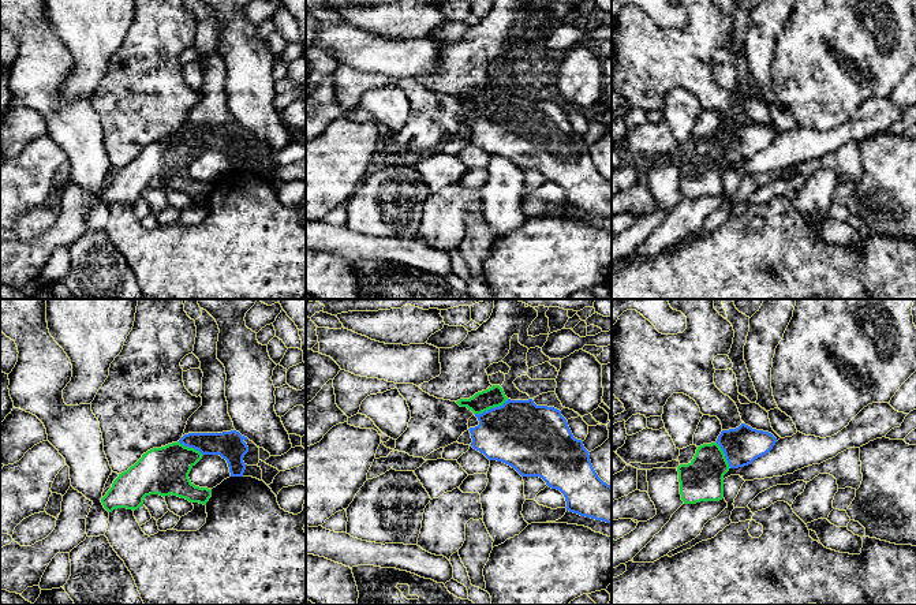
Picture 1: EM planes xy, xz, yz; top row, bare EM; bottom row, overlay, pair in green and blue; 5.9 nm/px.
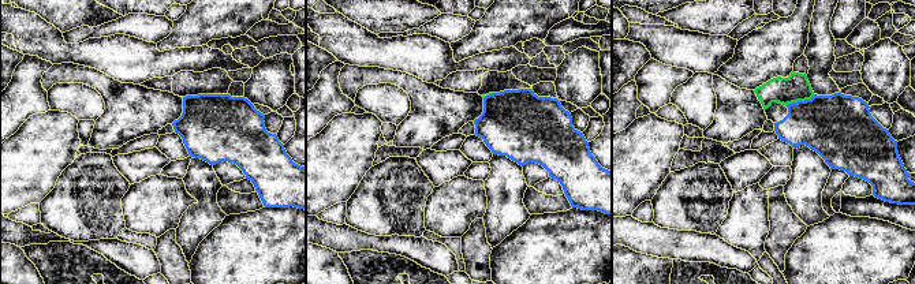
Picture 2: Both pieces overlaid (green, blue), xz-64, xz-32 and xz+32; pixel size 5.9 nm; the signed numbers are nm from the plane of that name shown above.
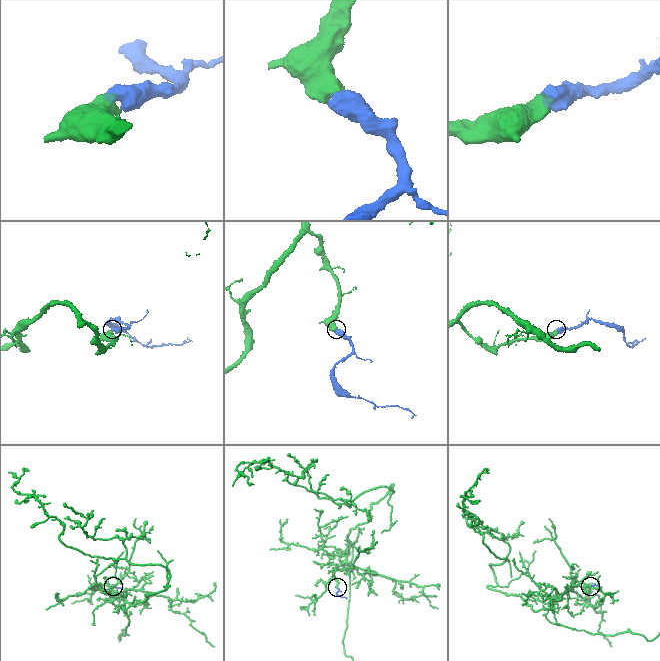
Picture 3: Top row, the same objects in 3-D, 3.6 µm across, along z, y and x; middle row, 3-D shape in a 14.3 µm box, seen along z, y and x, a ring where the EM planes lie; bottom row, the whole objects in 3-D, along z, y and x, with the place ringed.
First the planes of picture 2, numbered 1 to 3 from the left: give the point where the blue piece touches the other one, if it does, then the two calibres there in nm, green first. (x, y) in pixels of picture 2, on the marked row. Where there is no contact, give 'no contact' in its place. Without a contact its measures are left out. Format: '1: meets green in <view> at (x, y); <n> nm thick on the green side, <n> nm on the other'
1: no contact
2: meets green in xz-32 at (488, 94); 20 nm thick on the green side, 400 nm on the other
3: meets green in xz+32 at (799, 100); 160 nm thick on the green side, 360 nm on the other

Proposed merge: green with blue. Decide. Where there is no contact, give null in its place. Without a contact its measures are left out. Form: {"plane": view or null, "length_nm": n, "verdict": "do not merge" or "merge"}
{"plane": "xz", "length_nm": 220, "verdict": "merge"}

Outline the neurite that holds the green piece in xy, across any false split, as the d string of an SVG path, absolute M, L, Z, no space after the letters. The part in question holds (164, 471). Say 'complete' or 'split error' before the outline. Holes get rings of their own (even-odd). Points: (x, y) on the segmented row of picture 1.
split error; M236 430L223 433L188 433L177 442L153 448L127 471L119 474L101 498L104 508L138 509L150 494L177 496L206 505L212 489L195 486L188 474L203 455L220 455L227 460L231 477L243 477L248 440Z

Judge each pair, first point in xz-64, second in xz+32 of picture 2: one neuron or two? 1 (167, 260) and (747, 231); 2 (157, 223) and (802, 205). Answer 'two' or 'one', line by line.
1: two
2: two

